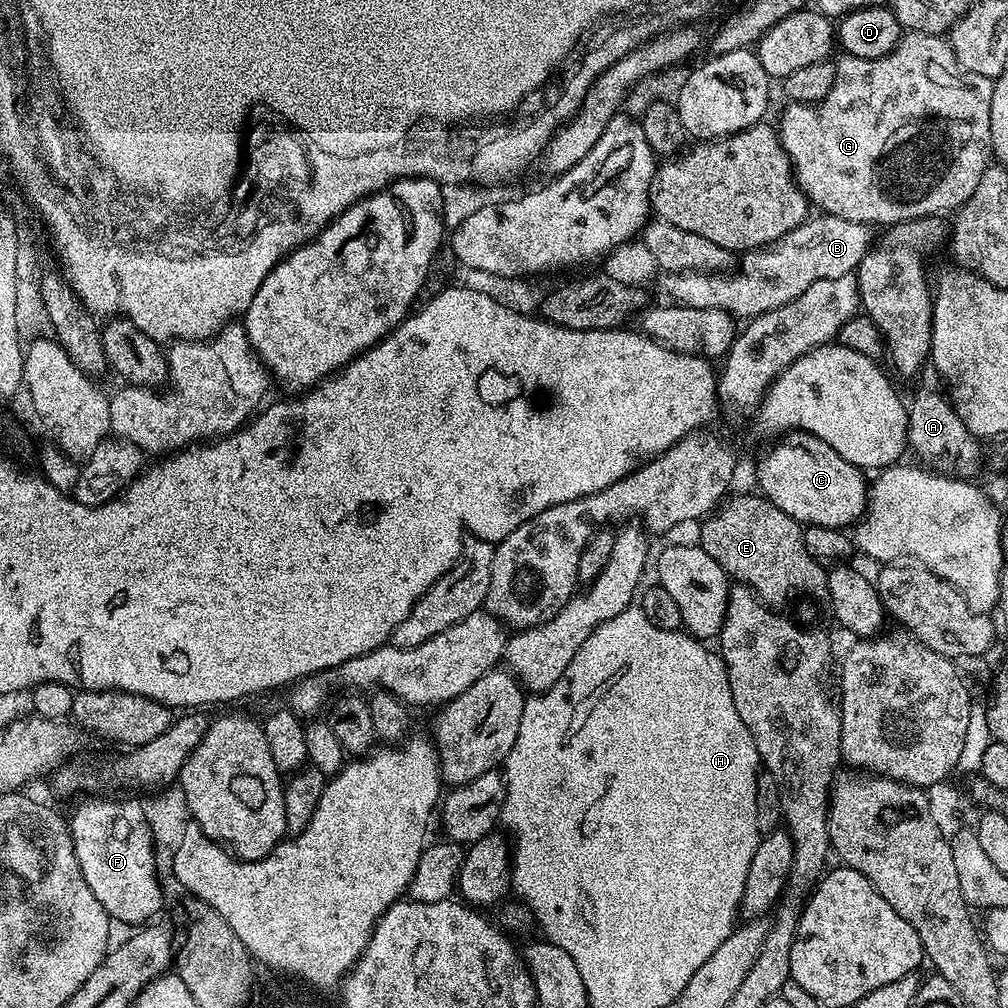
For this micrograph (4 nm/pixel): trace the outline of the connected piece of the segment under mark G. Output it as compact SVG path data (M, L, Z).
M905 31L901 35L898 46L889 56L863 60L844 54L835 61L836 77L834 86L830 86L830 94L816 104L787 105L788 109L780 116L778 131L780 141L792 163L796 182L804 195L813 205L816 204L821 213L838 218L846 218L859 224L884 224L891 226L907 220L917 220L923 216L939 216L944 212L955 213L974 194L978 182L982 182L982 174L989 168L992 155L992 139L990 138L990 102L992 101L993 77L967 72L954 58L954 50L944 36L931 36L921 32Z

